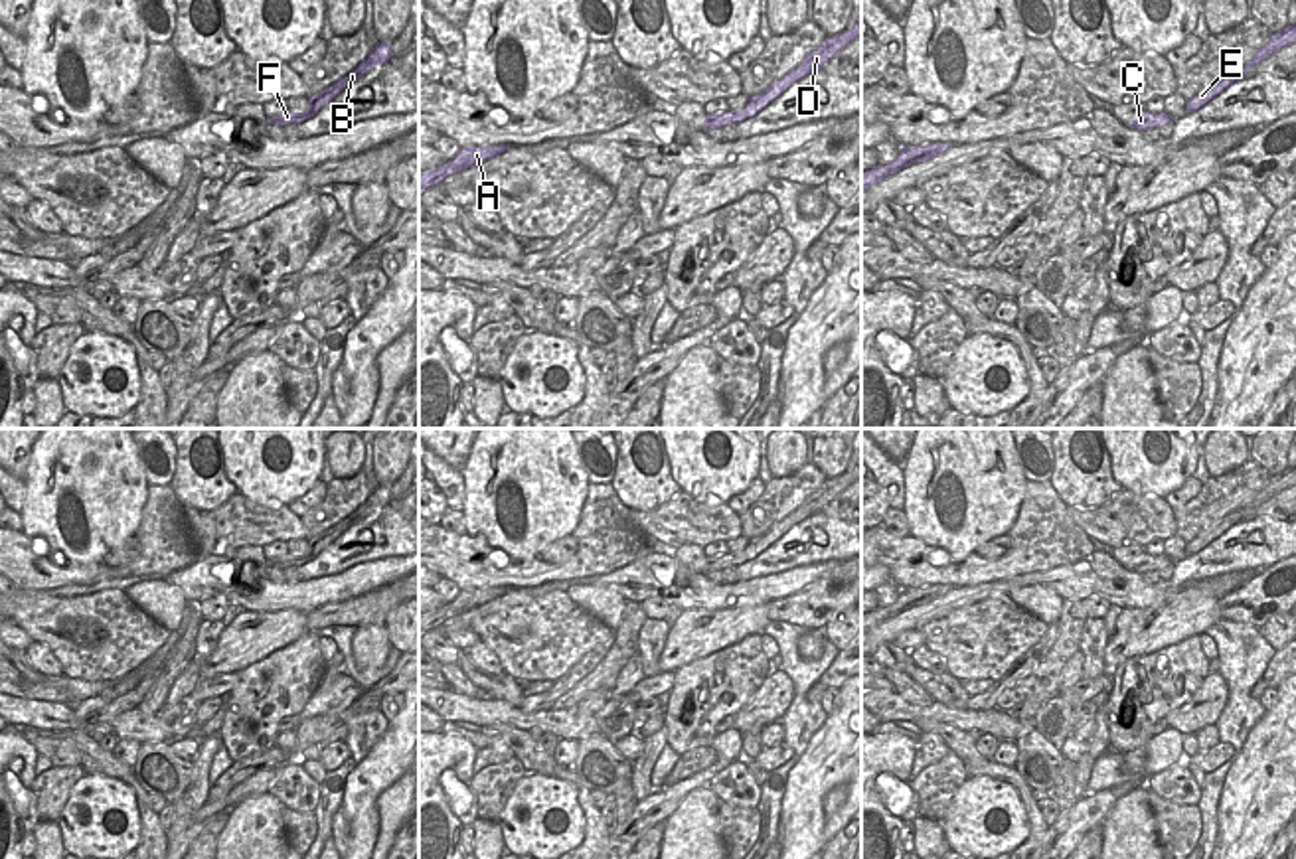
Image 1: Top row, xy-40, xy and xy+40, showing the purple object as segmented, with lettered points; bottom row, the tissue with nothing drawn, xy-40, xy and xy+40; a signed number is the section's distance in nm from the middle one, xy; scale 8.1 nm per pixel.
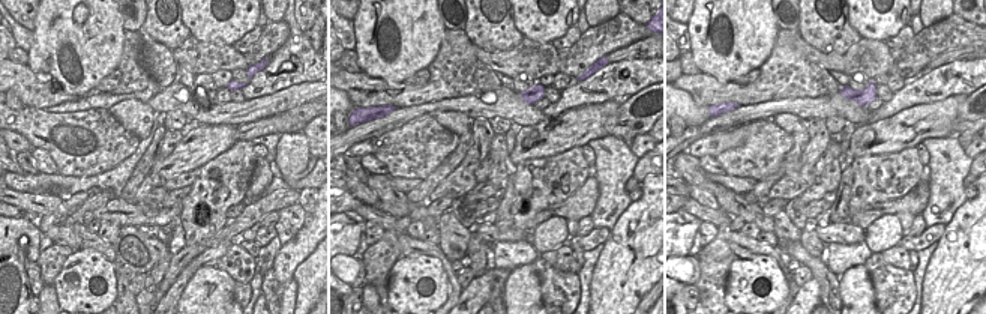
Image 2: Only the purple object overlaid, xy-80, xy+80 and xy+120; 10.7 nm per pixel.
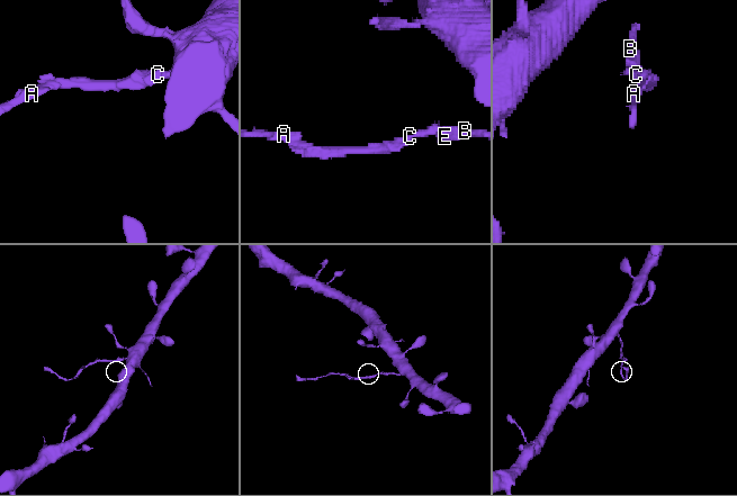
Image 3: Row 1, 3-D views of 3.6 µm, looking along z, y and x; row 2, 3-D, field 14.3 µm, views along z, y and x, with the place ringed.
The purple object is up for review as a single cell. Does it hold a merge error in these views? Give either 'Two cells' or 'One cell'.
Two cells.

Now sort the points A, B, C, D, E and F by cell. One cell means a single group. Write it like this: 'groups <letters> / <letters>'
groups A C / B D E F

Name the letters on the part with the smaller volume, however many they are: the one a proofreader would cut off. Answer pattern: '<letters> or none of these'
A, C.

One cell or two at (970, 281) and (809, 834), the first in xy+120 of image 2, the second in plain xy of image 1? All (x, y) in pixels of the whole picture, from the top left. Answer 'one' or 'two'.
one

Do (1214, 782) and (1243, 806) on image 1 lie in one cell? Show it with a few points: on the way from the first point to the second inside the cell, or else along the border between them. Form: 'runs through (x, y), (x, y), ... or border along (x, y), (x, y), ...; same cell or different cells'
border along (1233, 761), (1217, 806), (1215, 834); different cells

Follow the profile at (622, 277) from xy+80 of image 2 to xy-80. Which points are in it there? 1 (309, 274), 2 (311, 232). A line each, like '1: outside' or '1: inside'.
1: outside
2: inside

